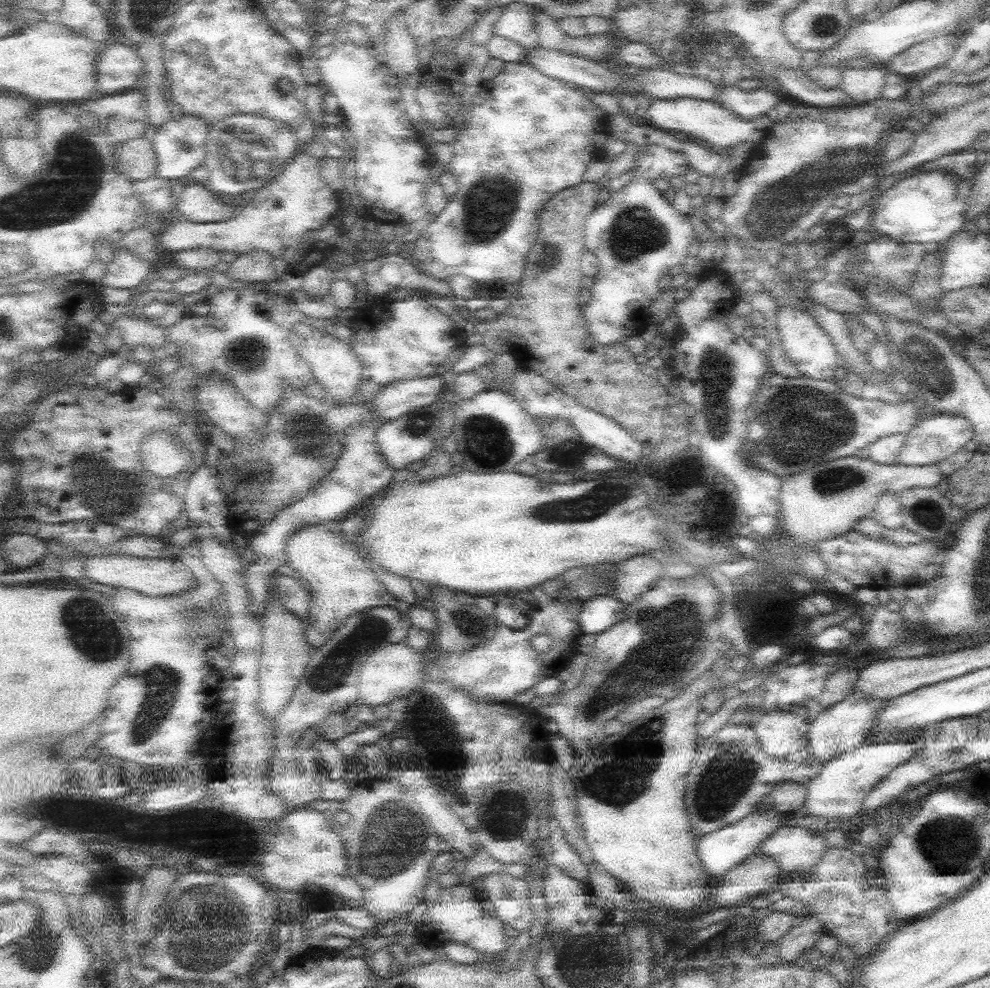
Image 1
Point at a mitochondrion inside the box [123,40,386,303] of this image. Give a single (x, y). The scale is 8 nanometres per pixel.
(227, 142)

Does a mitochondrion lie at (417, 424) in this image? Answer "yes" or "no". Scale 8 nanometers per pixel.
yes

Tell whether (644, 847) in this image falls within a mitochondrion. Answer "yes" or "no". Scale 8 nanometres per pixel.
no

